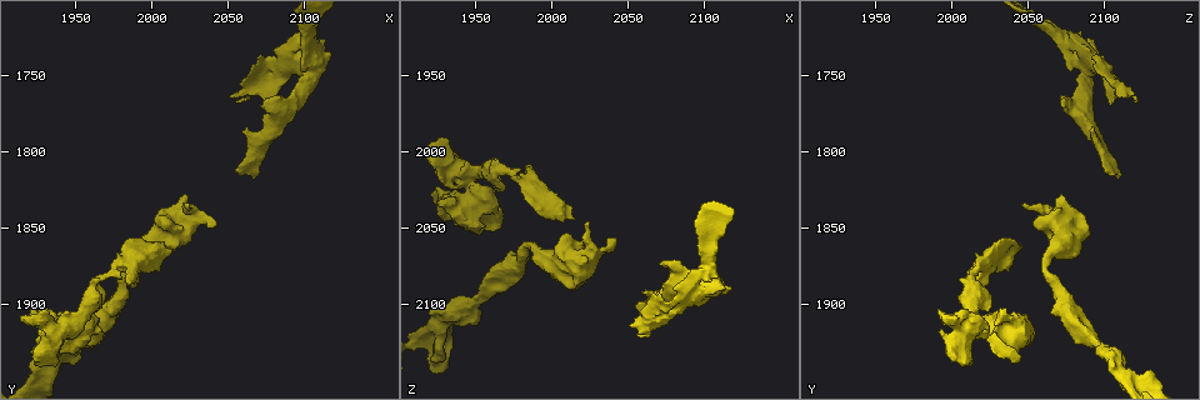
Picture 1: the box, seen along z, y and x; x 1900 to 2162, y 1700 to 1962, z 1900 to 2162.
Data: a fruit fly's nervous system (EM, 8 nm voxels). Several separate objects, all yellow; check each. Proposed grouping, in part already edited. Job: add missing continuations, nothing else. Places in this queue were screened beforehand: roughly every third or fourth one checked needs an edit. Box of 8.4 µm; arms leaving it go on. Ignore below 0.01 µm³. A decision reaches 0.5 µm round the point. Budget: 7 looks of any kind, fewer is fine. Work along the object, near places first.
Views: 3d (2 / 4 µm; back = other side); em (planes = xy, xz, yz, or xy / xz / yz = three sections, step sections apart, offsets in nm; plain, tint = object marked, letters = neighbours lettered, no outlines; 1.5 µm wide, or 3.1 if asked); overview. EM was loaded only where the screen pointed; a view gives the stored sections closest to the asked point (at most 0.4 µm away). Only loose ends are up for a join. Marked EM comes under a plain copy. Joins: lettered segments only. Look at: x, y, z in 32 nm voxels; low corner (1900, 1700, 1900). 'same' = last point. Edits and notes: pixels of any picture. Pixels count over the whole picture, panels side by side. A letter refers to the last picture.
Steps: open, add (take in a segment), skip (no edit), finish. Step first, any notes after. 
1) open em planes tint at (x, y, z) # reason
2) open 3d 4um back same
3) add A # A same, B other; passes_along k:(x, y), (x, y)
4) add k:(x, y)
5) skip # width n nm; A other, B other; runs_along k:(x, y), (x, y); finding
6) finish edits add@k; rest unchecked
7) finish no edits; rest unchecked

open 3d 4um at (2056, 1812, 2106) # an open end

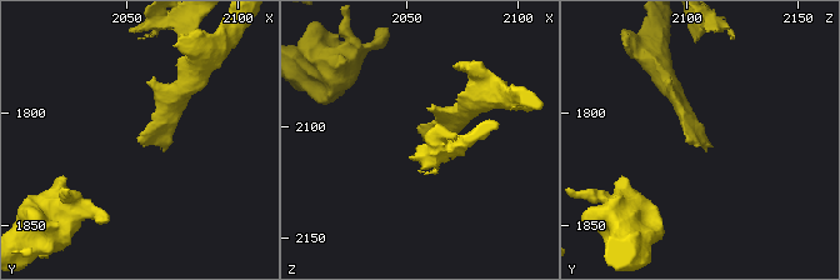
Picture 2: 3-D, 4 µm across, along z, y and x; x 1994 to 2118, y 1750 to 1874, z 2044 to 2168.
open em planes letters at (2058, 1813, 2104)

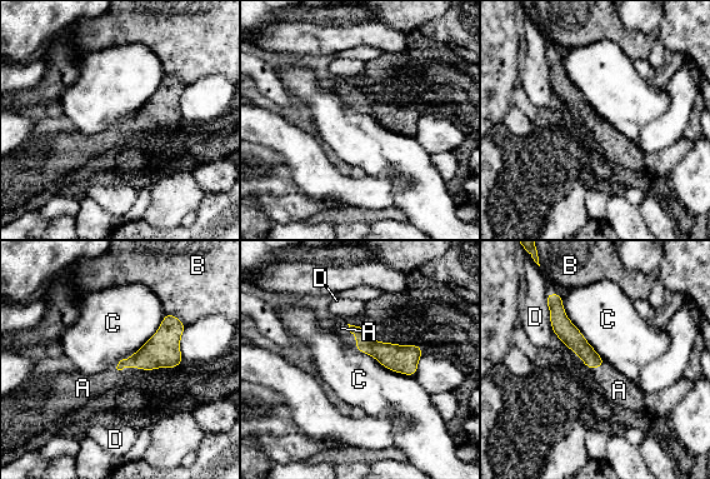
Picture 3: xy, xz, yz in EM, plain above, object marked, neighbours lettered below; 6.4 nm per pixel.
add A # longest_contact C 550 nm; A same, B other, C other, D other; the neuron continues

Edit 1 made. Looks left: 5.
open overview

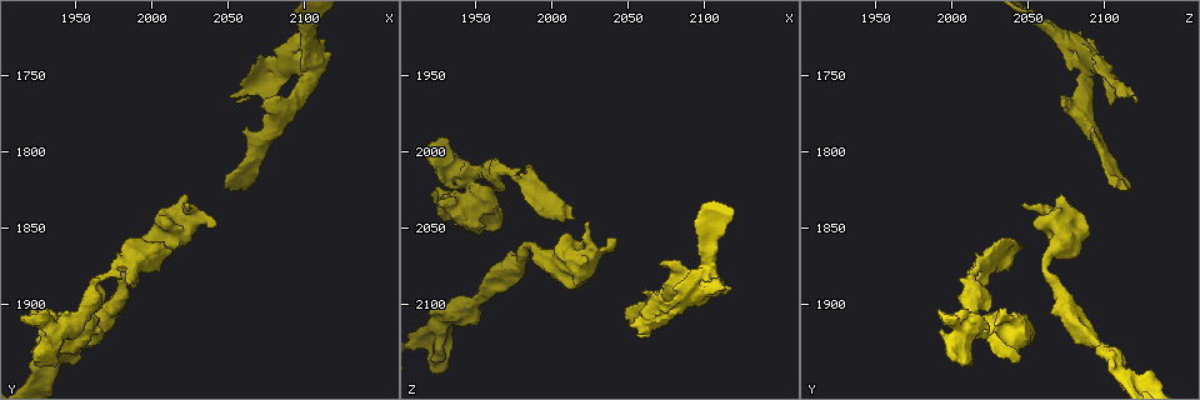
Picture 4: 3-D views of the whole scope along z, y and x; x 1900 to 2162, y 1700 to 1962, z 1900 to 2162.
open em planes letters at (2072, 1770, 2072) # branch stops here

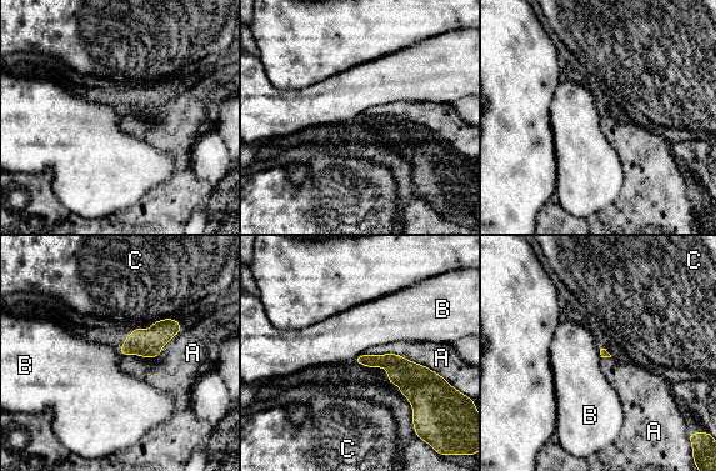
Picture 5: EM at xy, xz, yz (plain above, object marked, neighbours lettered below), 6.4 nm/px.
skip # A other, B other, C other; border 5:(364, 352), (353, 359); none of them fits

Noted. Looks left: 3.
open 3d 2um at (1928, 1948, 2134) # an open end

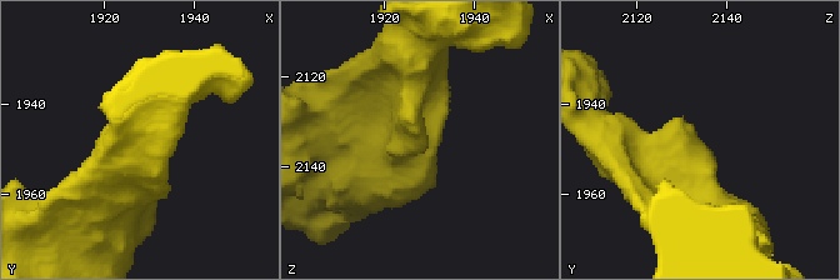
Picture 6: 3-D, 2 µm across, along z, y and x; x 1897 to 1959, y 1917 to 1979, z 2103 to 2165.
open em planes letters at (1930, 1949, 2135) # shape alone is not enough

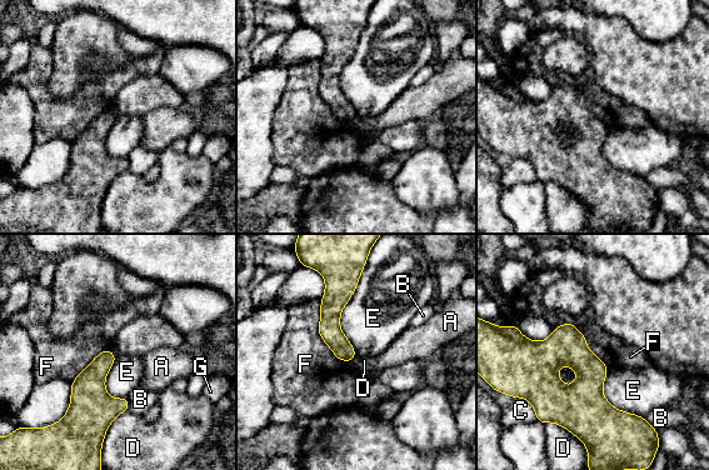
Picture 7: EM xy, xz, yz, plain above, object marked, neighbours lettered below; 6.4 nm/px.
skip # A other, B other, C other, D other, E other, F other, G other; none of them fits

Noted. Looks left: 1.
finish edits add@3; rest unchecked

